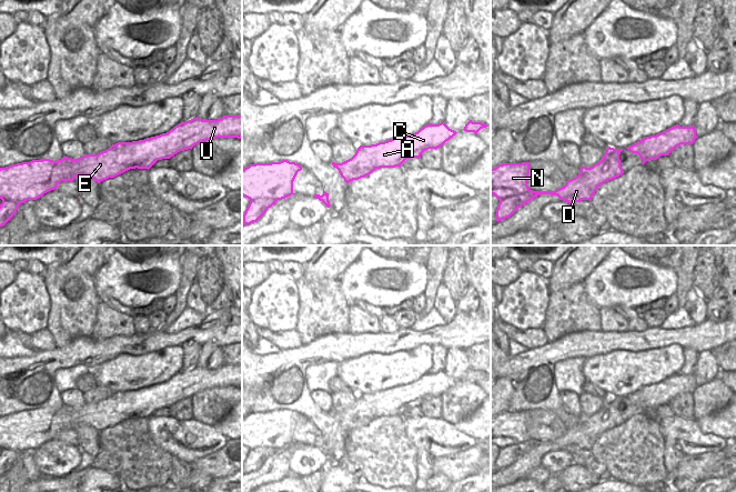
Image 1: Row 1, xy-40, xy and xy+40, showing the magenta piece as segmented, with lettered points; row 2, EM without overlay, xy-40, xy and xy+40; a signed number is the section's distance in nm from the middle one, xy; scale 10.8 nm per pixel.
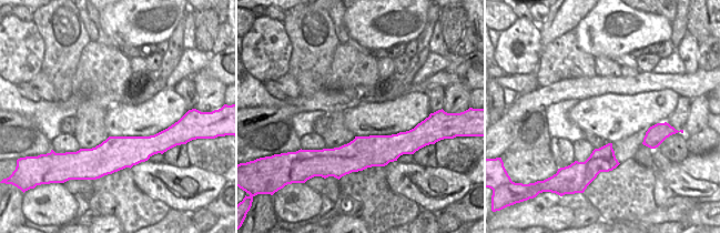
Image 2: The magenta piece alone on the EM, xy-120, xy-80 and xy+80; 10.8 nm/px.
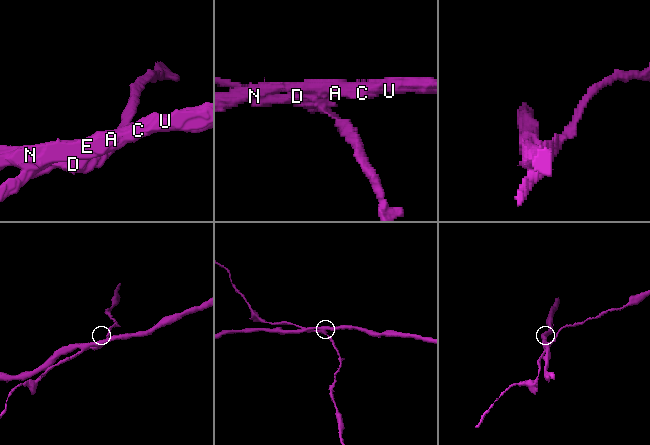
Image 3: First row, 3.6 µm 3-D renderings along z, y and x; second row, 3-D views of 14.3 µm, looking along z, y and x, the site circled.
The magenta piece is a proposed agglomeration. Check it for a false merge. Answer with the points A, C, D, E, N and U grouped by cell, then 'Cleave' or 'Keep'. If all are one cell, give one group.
Groups: A C E N U / D. Cleave

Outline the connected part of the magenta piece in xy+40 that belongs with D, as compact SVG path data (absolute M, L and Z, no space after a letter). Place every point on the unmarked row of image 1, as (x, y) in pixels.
M616 399L608 409L604 402L603 406L597 412L591 416L581 415L577 425L567 429L564 435L555 440L530 439L524 443L502 448L496 458L496 470L510 466L518 456L540 443L557 444L559 449L564 449L569 453L582 449L591 450L601 433L624 422L621 415L619 403L621 401Z

